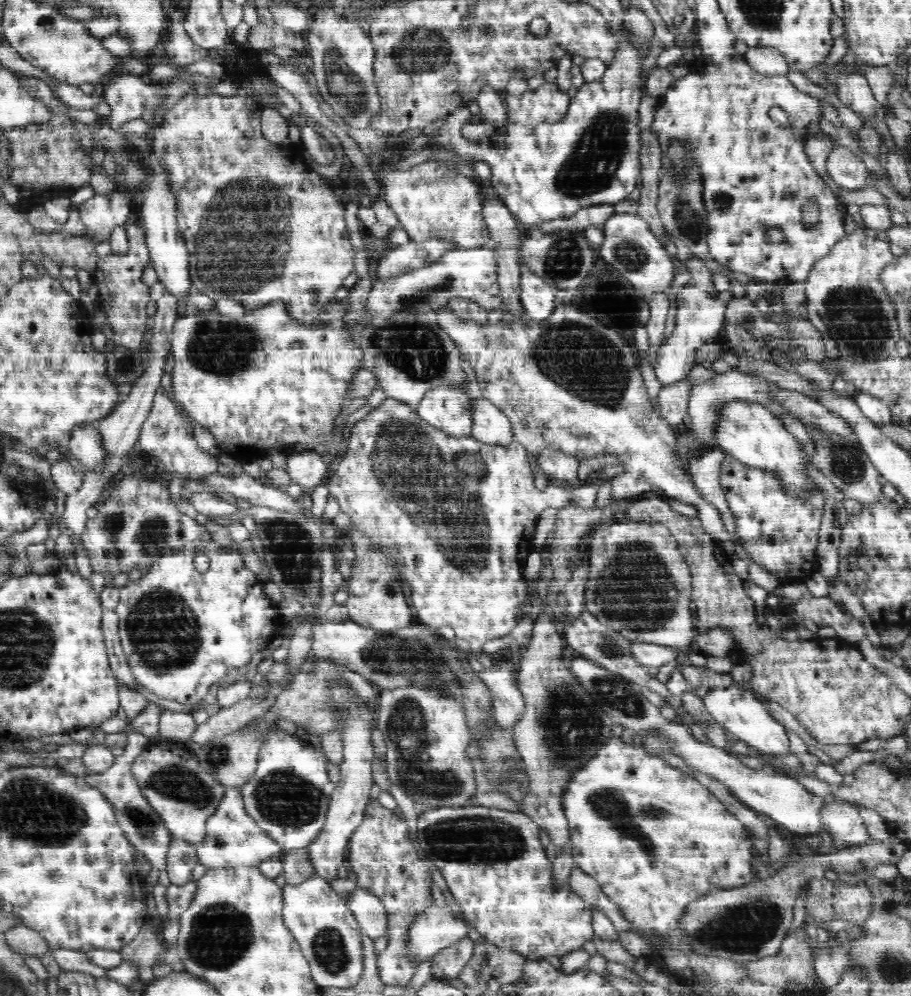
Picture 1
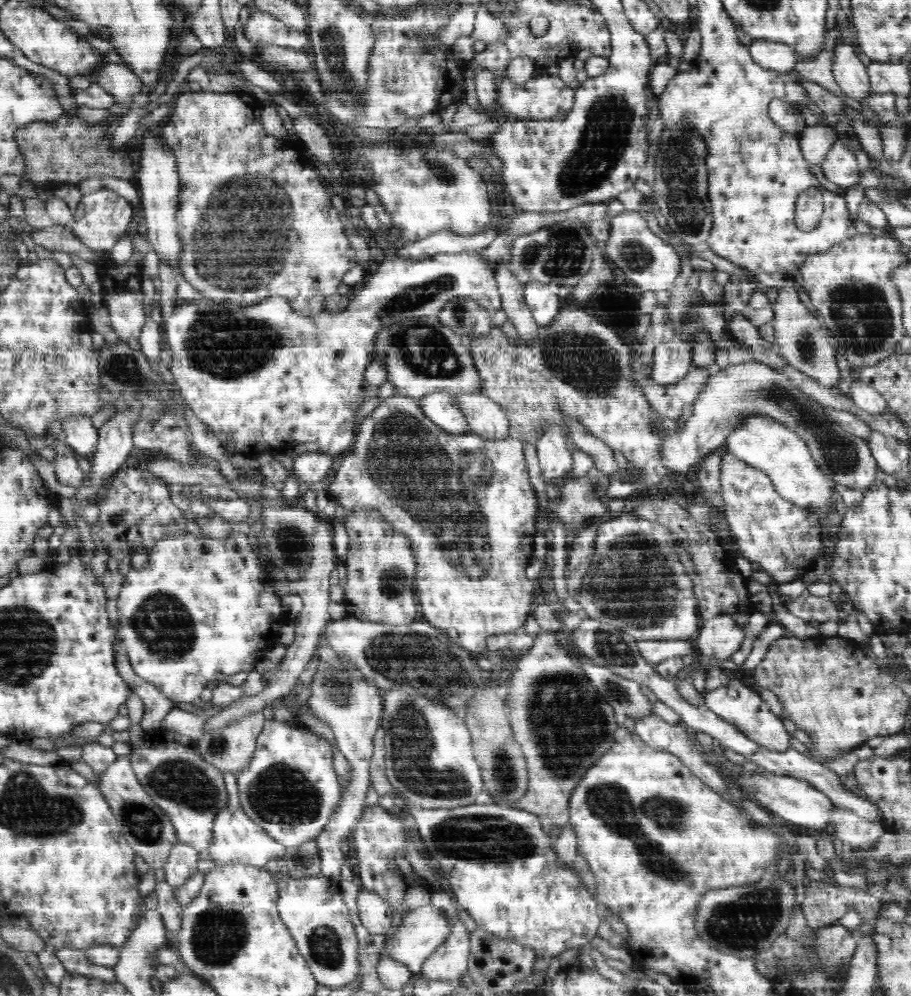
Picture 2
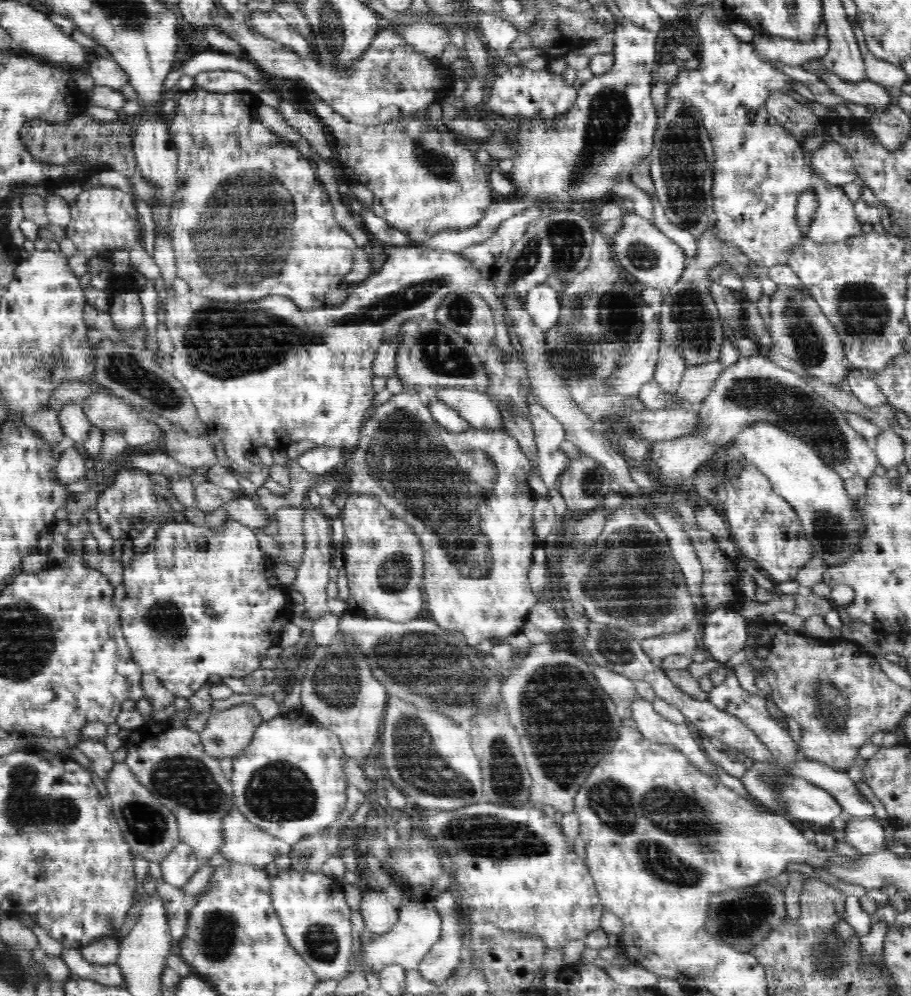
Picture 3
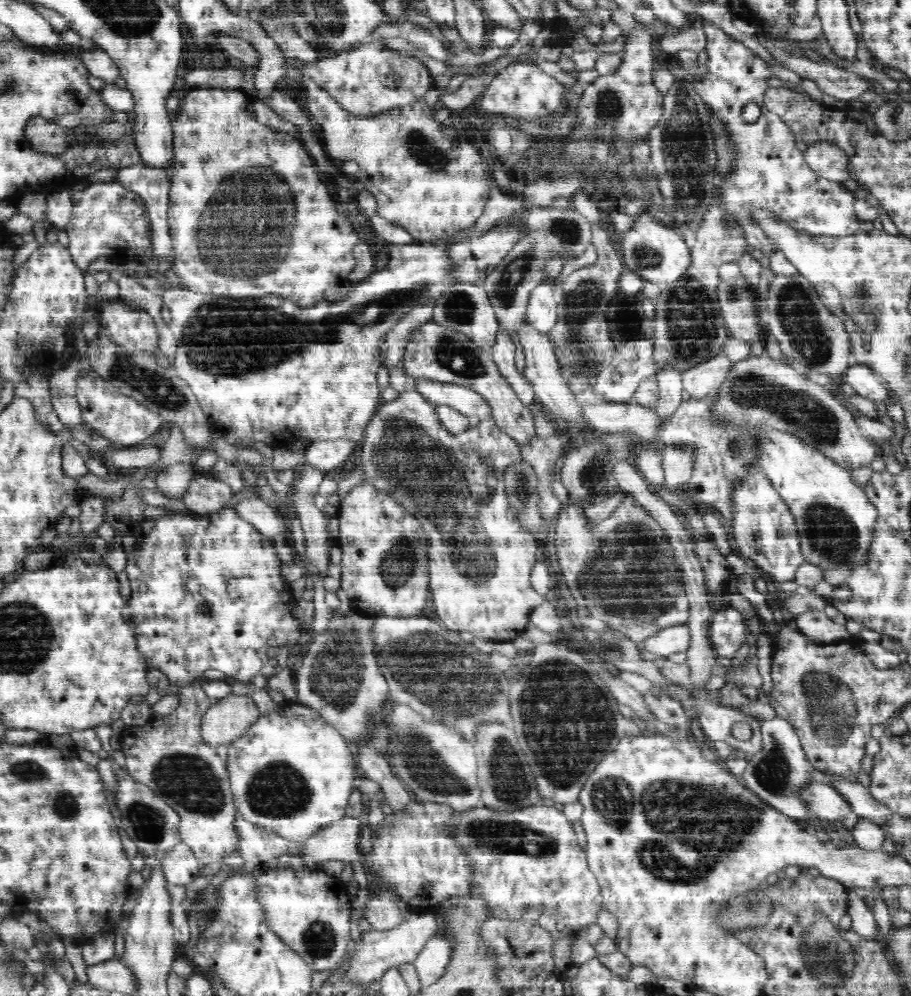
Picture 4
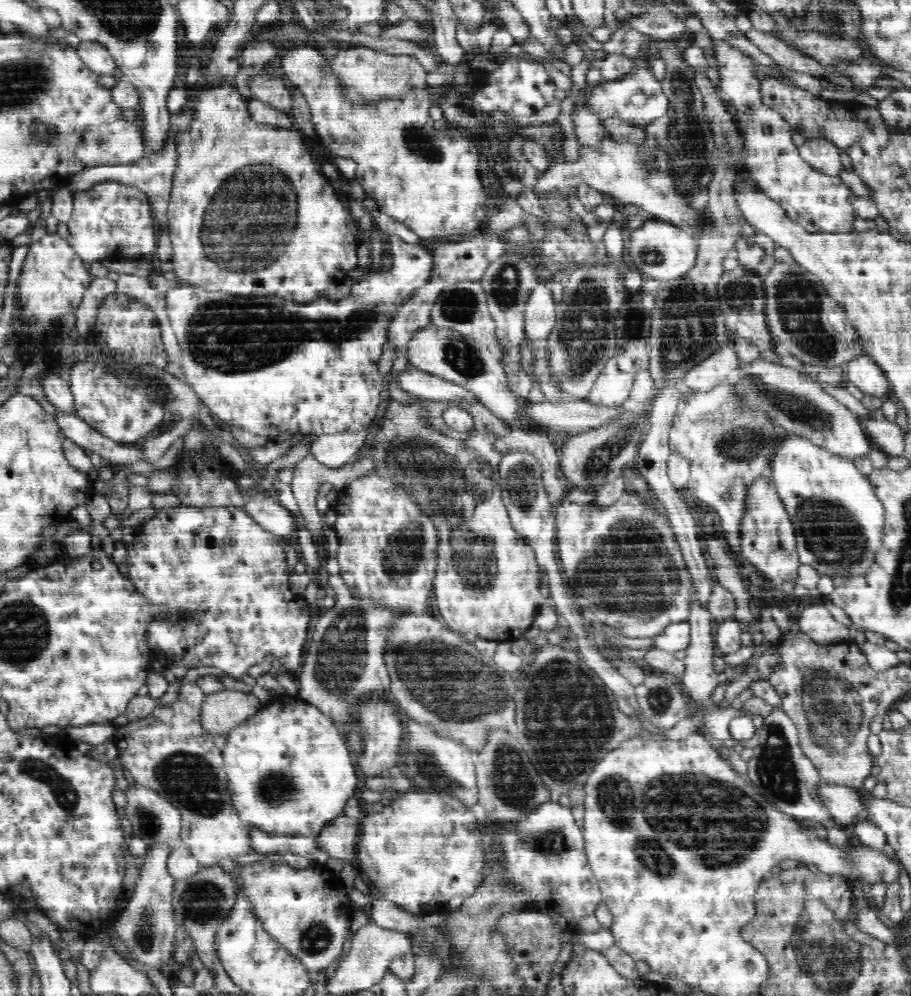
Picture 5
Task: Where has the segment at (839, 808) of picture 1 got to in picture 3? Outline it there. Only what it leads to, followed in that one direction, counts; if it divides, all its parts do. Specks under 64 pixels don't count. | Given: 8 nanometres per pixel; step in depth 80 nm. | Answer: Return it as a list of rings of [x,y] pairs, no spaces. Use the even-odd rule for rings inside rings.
[[[850,815],[843,831],[844,840],[860,853],[874,854],[884,849],[886,832],[878,818],[856,818]]]

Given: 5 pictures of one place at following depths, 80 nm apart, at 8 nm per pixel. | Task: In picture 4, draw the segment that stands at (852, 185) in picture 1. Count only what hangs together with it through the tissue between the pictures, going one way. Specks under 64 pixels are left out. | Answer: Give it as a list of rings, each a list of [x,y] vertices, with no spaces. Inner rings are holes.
[[[817,141],[808,145],[803,152],[804,160],[809,167],[822,178],[832,182],[844,183],[850,178],[846,152],[830,141]]]

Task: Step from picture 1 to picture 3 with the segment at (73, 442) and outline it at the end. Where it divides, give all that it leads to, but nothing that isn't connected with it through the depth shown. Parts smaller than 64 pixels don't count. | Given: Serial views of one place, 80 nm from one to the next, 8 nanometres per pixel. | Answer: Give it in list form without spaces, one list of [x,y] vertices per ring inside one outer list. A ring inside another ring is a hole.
[[[69,402],[63,406],[59,416],[63,434],[74,440],[78,450],[84,451],[84,442],[88,440],[92,424],[87,420],[79,402]]]

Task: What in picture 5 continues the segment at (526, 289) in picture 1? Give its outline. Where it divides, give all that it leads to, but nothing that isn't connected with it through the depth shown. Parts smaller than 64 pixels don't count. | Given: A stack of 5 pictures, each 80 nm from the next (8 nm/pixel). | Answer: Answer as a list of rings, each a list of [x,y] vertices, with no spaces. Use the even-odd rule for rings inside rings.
[[[536,286],[530,294],[525,314],[525,339],[531,342],[547,342],[557,324],[556,302],[548,286]]]

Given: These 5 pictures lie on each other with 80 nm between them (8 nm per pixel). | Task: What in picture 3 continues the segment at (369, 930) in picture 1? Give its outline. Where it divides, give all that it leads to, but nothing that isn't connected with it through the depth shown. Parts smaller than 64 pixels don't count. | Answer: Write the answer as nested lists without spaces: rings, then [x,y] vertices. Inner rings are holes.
[[[381,892],[362,894],[360,912],[368,930],[374,934],[388,932],[399,917],[396,906]]]

